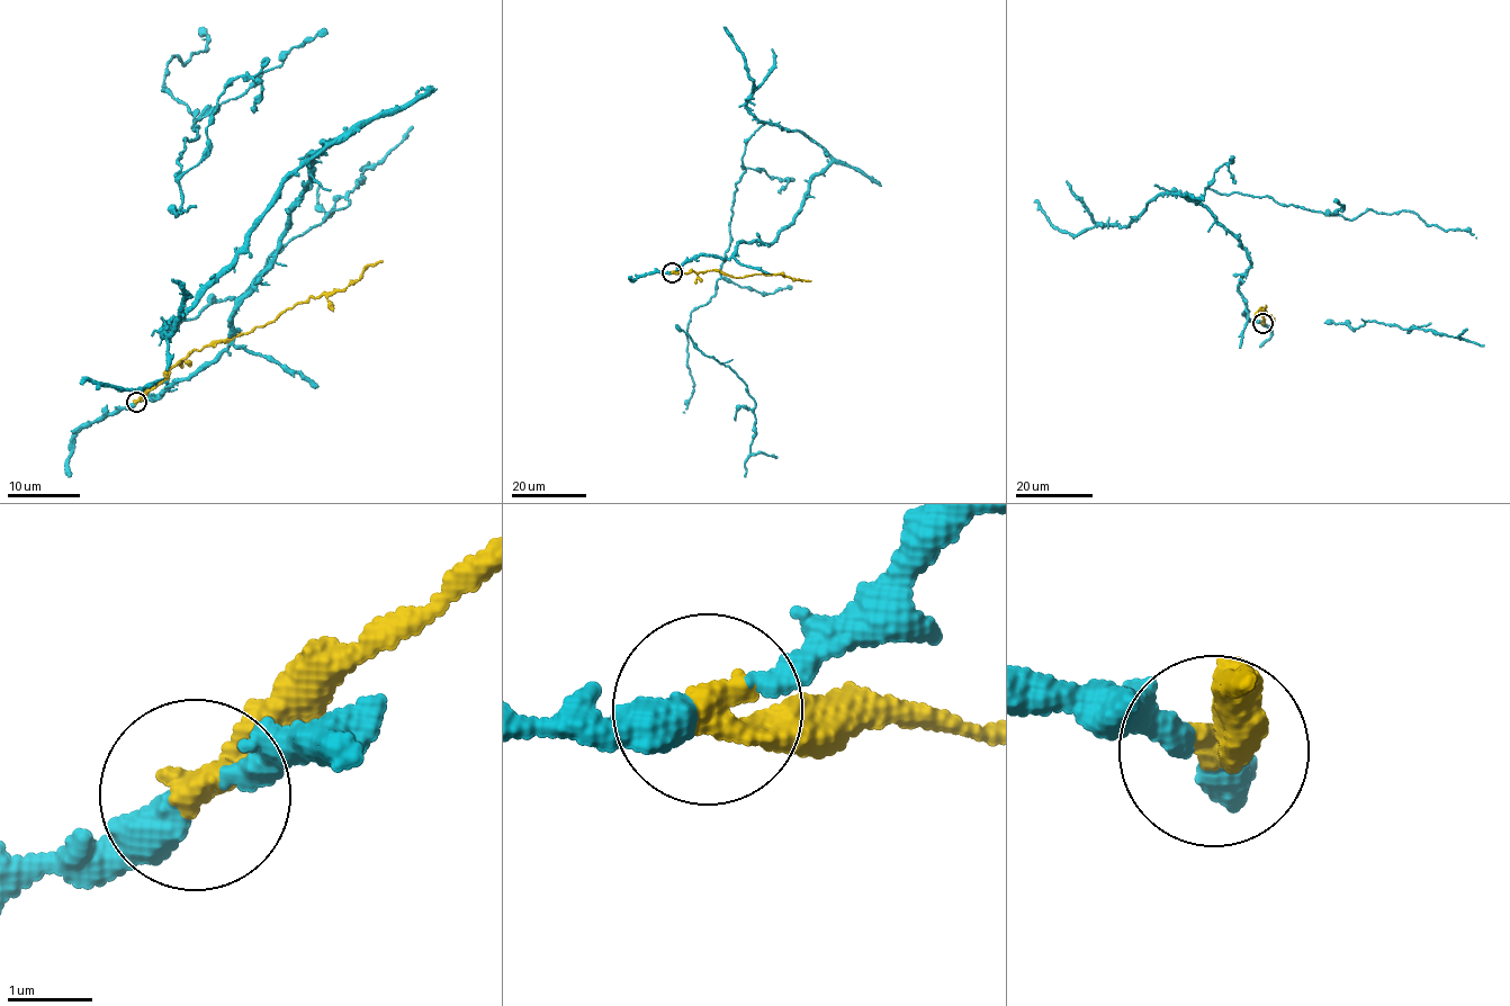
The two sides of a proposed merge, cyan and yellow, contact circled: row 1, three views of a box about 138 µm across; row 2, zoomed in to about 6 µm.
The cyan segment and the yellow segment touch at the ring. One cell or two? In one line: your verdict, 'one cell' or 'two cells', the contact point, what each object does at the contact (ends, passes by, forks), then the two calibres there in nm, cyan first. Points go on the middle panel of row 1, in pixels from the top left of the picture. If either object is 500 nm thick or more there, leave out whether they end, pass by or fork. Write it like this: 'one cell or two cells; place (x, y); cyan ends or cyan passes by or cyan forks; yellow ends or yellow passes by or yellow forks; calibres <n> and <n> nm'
two cells; place (672, 272); cyan passes by; yellow ends; calibres 360 and 420 nm

